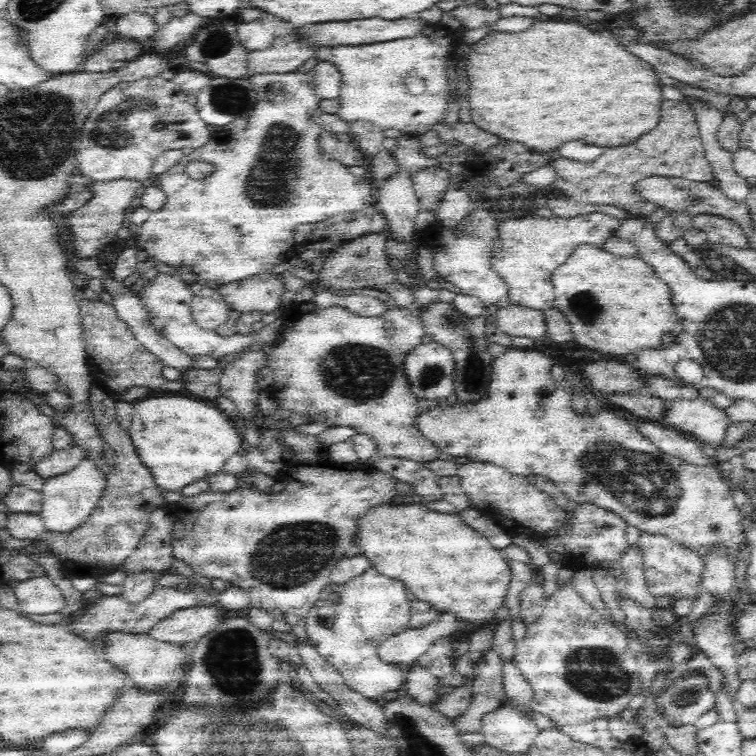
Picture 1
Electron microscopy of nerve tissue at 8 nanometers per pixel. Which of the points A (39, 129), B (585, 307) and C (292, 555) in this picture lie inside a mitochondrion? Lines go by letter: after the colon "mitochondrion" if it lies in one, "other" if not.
A: mitochondrion
B: mitochondrion
C: mitochondrion

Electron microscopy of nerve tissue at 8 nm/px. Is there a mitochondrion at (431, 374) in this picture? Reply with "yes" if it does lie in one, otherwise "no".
yes

